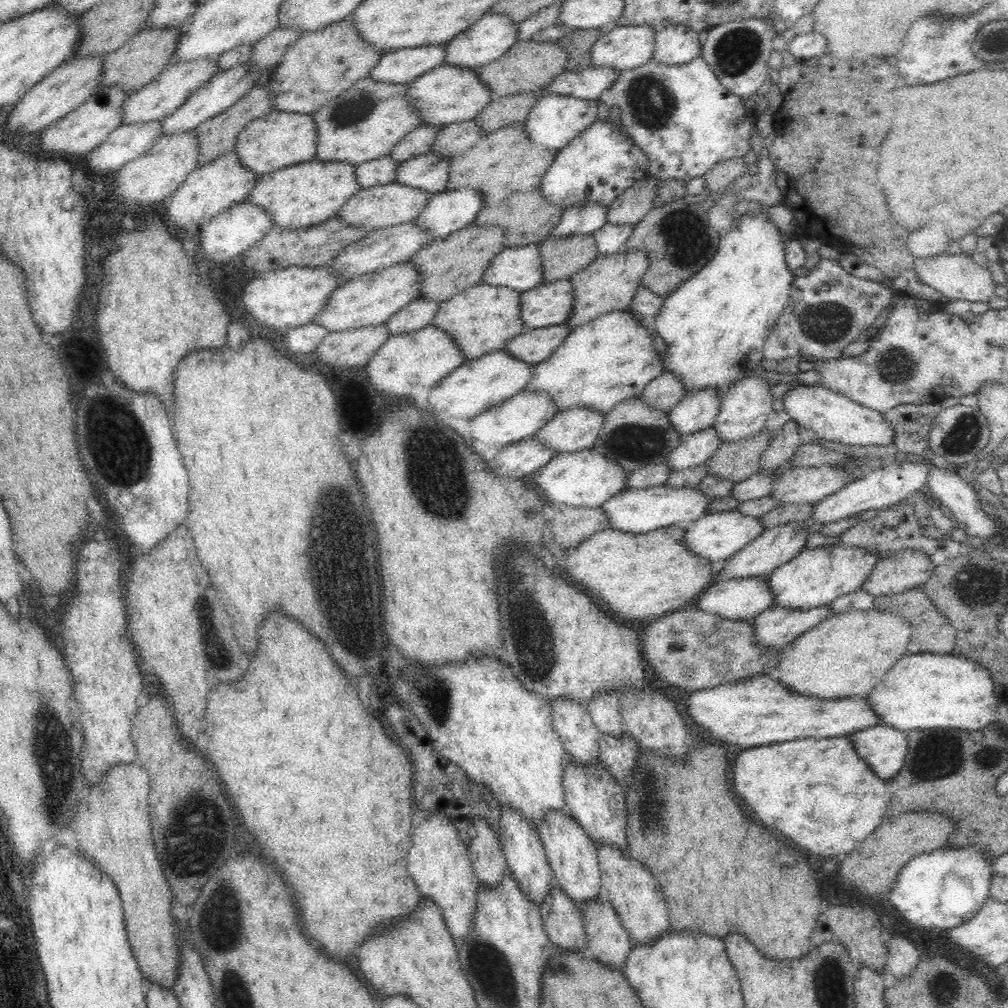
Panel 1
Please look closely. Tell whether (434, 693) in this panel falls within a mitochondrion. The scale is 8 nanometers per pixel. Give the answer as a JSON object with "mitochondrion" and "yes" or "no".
{"mitochondrion":"yes"}

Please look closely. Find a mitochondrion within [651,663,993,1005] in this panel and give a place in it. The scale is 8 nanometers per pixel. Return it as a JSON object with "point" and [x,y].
{"point":[926,763]}

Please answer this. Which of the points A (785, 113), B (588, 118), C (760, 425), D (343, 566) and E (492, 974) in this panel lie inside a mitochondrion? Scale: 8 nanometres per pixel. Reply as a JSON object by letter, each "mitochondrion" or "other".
{"A":"other","B":"other","C":"other","D":"mitochondrion","E":"mitochondrion"}

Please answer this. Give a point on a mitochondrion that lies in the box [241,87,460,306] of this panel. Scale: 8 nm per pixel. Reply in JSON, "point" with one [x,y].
{"point":[349,111]}

